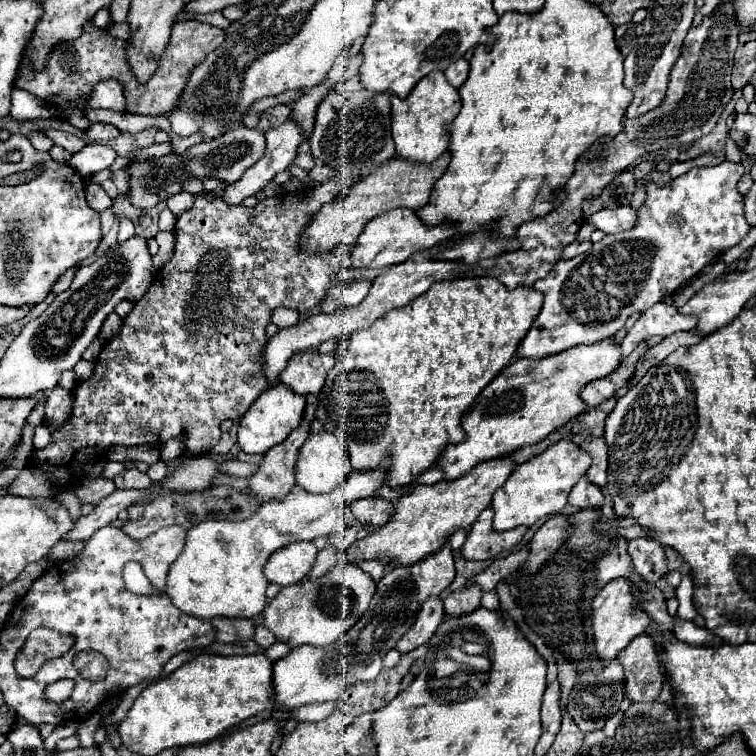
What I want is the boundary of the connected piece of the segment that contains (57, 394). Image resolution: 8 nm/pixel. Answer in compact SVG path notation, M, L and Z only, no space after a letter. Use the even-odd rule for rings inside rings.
M60 386L50 390L48 402L46 402L46 426L58 426L58 422L66 420L66 414L70 414L70 390L64 390Z

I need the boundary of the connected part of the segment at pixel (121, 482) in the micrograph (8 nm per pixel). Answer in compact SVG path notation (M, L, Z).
M126 468L114 476L114 484L122 490L148 490L152 486L152 480L148 474L138 472L136 468Z

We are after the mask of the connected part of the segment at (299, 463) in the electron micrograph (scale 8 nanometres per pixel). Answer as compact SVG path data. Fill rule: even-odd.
M320 430L316 434L310 434L306 442L302 444L298 458L296 458L296 482L310 492L328 492L338 488L350 474L350 458L346 454L346 448L342 440L336 434L330 434L326 430Z

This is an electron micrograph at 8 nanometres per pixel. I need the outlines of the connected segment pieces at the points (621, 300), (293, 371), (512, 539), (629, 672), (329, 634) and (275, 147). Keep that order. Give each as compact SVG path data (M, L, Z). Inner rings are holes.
M724 160L708 168L692 168L664 186L648 182L646 202L638 210L638 220L634 228L604 236L600 242L592 244L588 252L572 260L556 262L548 278L538 280L534 284L534 288L544 294L544 306L536 316L532 328L520 342L516 358L542 360L546 356L558 354L578 344L594 344L610 338L614 332L618 332L624 326L630 314L644 312L652 304L672 296L690 278L698 276L708 262L722 256L728 248L736 246L750 230L750 224L744 216L744 196L736 188L738 178L740 178L740 164ZM608 282L618 284L624 294L606 292Z
M316 350L298 352L294 358L290 358L286 370L280 374L280 382L302 396L318 394L334 362L334 354L320 354Z
M486 508L470 528L468 538L460 550L466 560L488 560L500 554L502 550L510 550L522 540L528 530L526 526L518 526L508 532L496 532L492 528L492 516L494 512Z
M636 636L618 654L626 676L626 694L634 702L654 702L662 690L662 662L660 652L652 636Z
M336 566L322 578L284 586L280 594L270 600L264 610L264 626L276 636L276 640L290 648L312 644L328 646L334 644L346 630L350 630L368 610L370 600L376 592L376 582L368 572L358 566Z
M290 116L282 126L268 130L264 156L250 170L246 170L246 174L236 184L224 190L222 196L226 202L240 204L244 198L254 196L258 190L262 190L266 182L274 178L274 174L286 170L292 164L302 140L304 132L294 116Z

